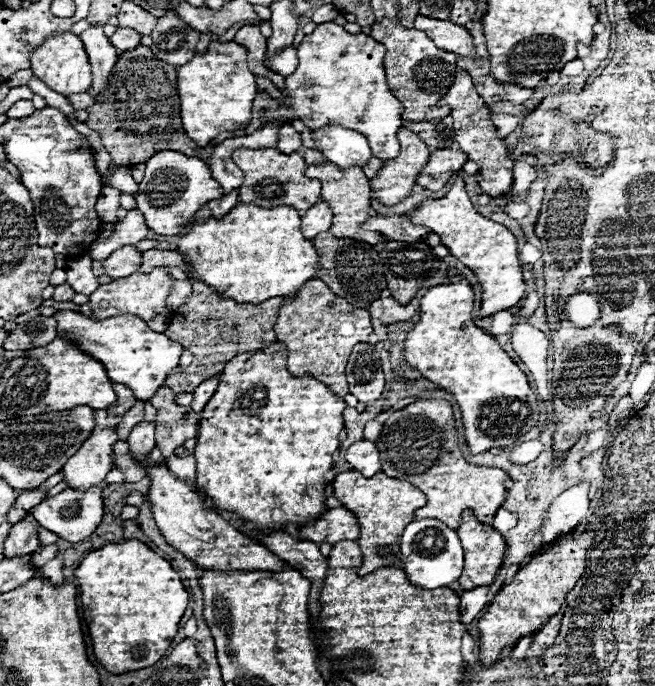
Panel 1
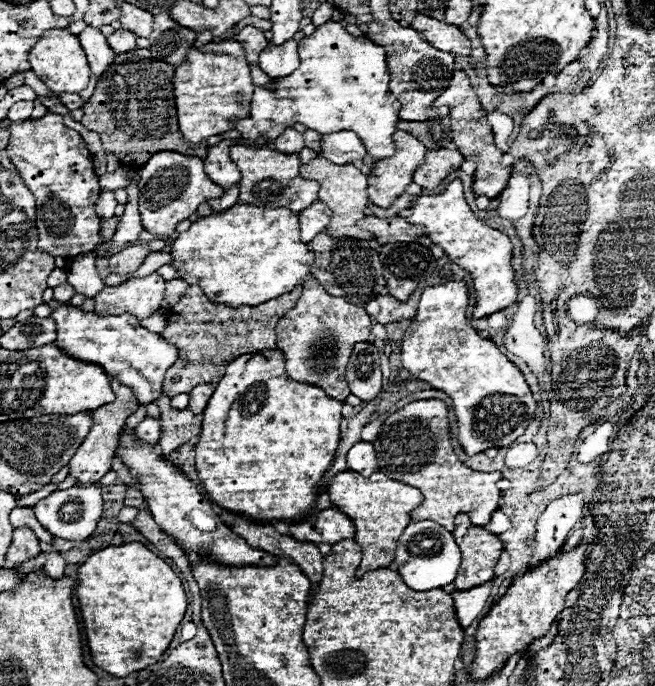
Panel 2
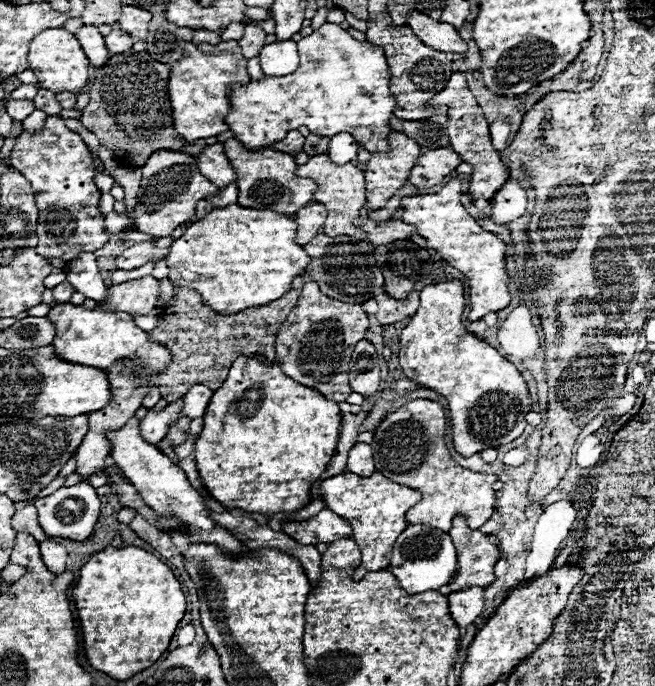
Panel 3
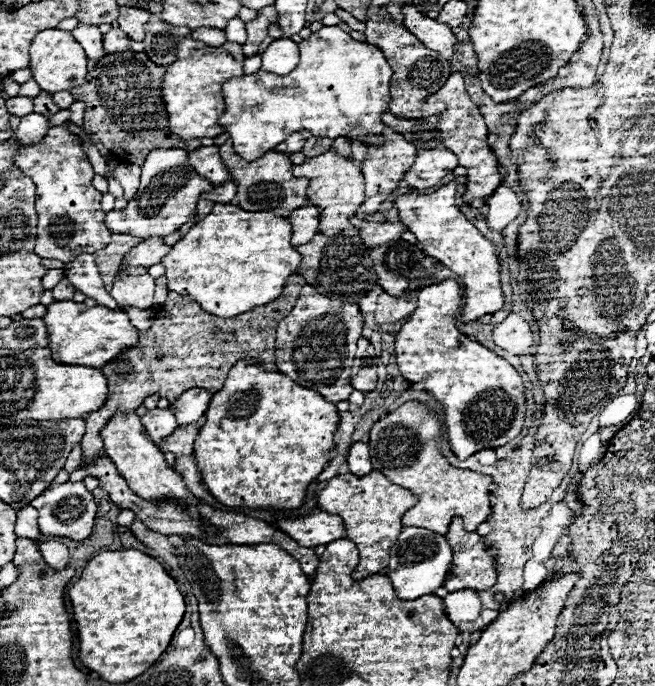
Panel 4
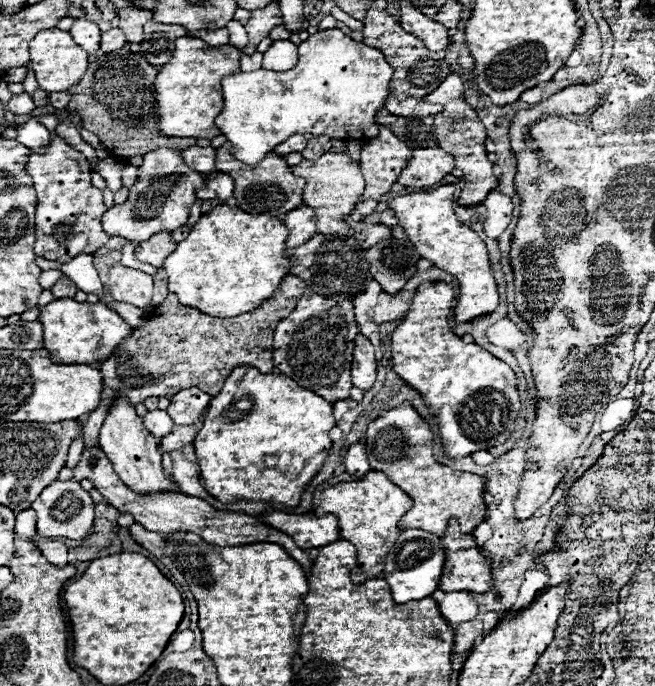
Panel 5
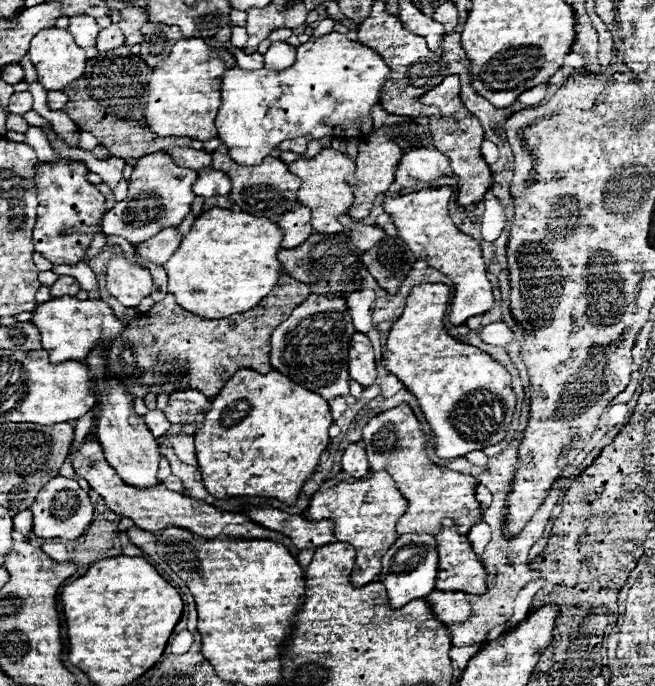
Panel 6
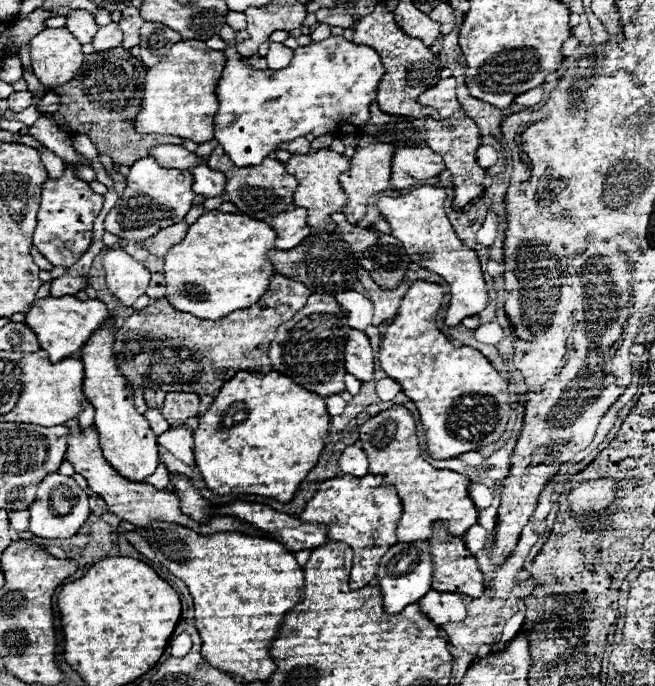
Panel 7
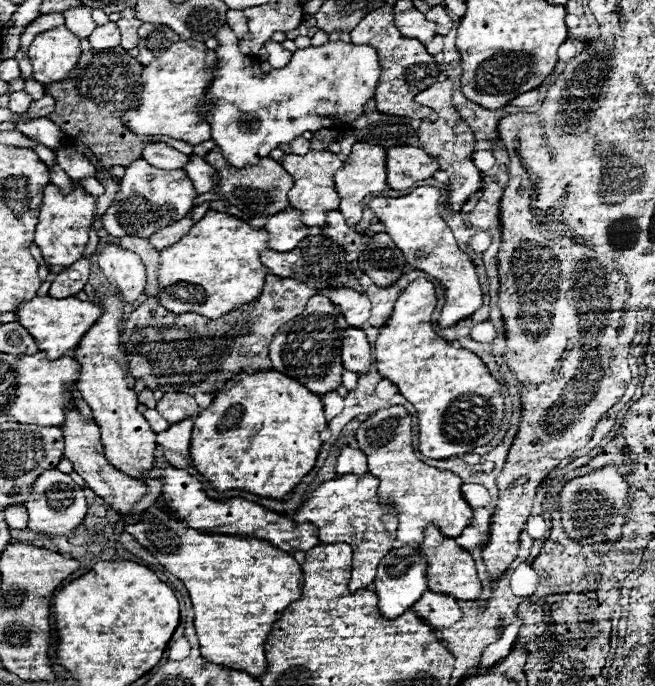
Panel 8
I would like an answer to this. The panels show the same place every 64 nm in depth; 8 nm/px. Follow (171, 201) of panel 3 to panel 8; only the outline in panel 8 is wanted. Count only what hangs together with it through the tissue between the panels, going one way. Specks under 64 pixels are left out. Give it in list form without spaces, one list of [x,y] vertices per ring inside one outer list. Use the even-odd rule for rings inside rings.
[[[140,158],[126,168],[120,192],[116,194],[112,206],[104,214],[104,230],[118,238],[122,236],[148,238],[160,228],[182,220],[192,210],[194,206],[192,200],[196,196],[198,194],[190,178],[186,178],[182,170],[158,170]]]

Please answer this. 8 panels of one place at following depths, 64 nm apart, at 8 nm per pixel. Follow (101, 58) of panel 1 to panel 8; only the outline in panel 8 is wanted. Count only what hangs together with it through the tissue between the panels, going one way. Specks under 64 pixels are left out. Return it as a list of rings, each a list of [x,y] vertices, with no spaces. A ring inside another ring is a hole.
[[[78,6],[78,8],[70,8],[64,12],[64,18],[66,18],[66,28],[70,32],[74,32],[78,38],[86,40],[90,38],[90,34],[94,32],[96,28],[96,22],[92,20],[90,16],[92,8],[84,8],[84,6]]]

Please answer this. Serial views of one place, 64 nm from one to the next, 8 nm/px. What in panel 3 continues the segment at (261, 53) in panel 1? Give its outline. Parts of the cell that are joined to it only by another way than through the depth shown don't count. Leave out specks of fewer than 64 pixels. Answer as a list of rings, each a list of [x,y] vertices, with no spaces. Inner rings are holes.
[[[248,24],[244,28],[244,36],[238,40],[238,44],[242,48],[242,54],[246,58],[256,58],[258,52],[264,48],[264,38],[266,38],[266,32],[260,26]]]

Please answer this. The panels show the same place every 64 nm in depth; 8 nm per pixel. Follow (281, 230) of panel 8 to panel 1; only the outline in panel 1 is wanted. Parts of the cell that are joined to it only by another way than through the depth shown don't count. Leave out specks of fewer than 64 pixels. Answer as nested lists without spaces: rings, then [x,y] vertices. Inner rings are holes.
[[[328,202],[314,204],[304,216],[302,216],[302,232],[308,240],[312,240],[316,234],[330,230],[332,226],[332,210]]]

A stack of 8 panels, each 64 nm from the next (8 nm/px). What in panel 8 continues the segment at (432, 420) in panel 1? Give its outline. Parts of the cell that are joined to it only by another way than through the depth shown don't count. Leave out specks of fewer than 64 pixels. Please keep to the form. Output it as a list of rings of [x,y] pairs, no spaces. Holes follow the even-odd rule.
[[[390,406],[374,412],[356,430],[356,442],[368,456],[368,472],[380,480],[378,494],[382,502],[392,502],[398,512],[400,542],[422,542],[424,530],[430,522],[436,524],[448,538],[460,536],[462,530],[472,524],[474,512],[462,496],[462,478],[452,472],[436,470],[418,460],[416,450],[412,448],[412,420],[404,406]]]

